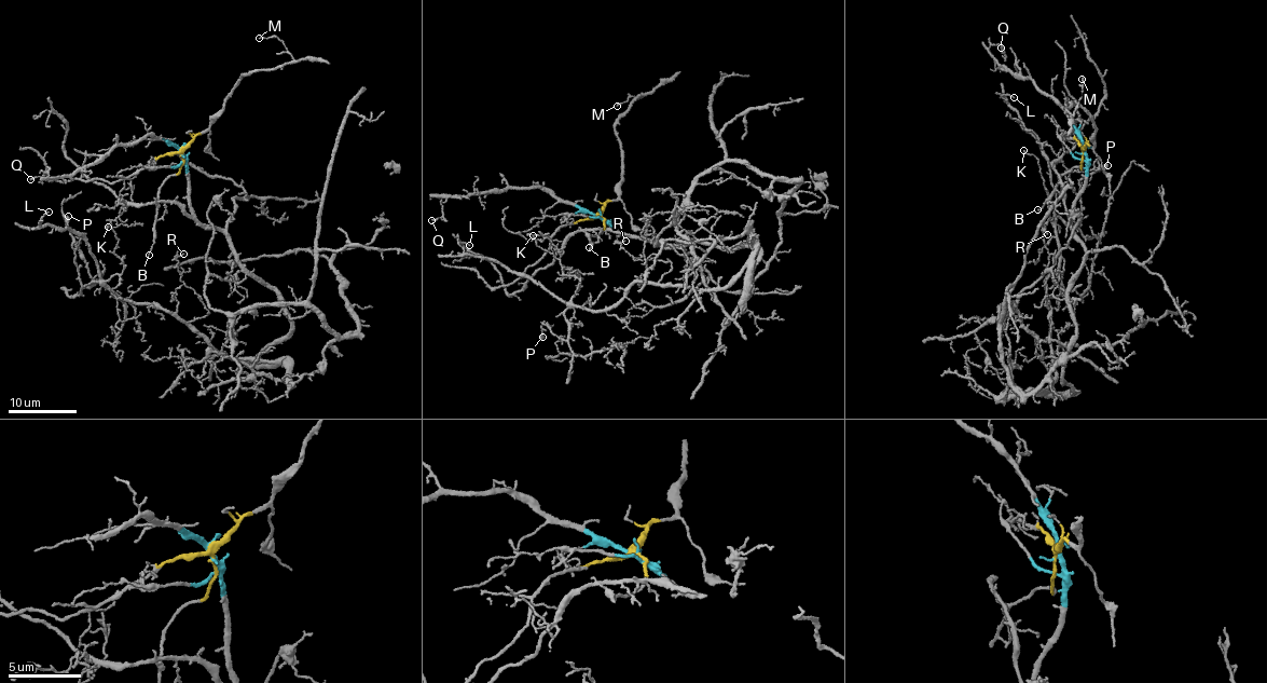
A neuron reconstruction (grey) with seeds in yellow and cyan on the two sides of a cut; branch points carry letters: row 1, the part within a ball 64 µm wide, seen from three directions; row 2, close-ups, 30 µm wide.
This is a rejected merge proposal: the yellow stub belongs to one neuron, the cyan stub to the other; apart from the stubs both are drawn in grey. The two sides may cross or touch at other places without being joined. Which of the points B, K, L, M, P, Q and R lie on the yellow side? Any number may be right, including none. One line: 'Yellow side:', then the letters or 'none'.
Yellow side: B, M

